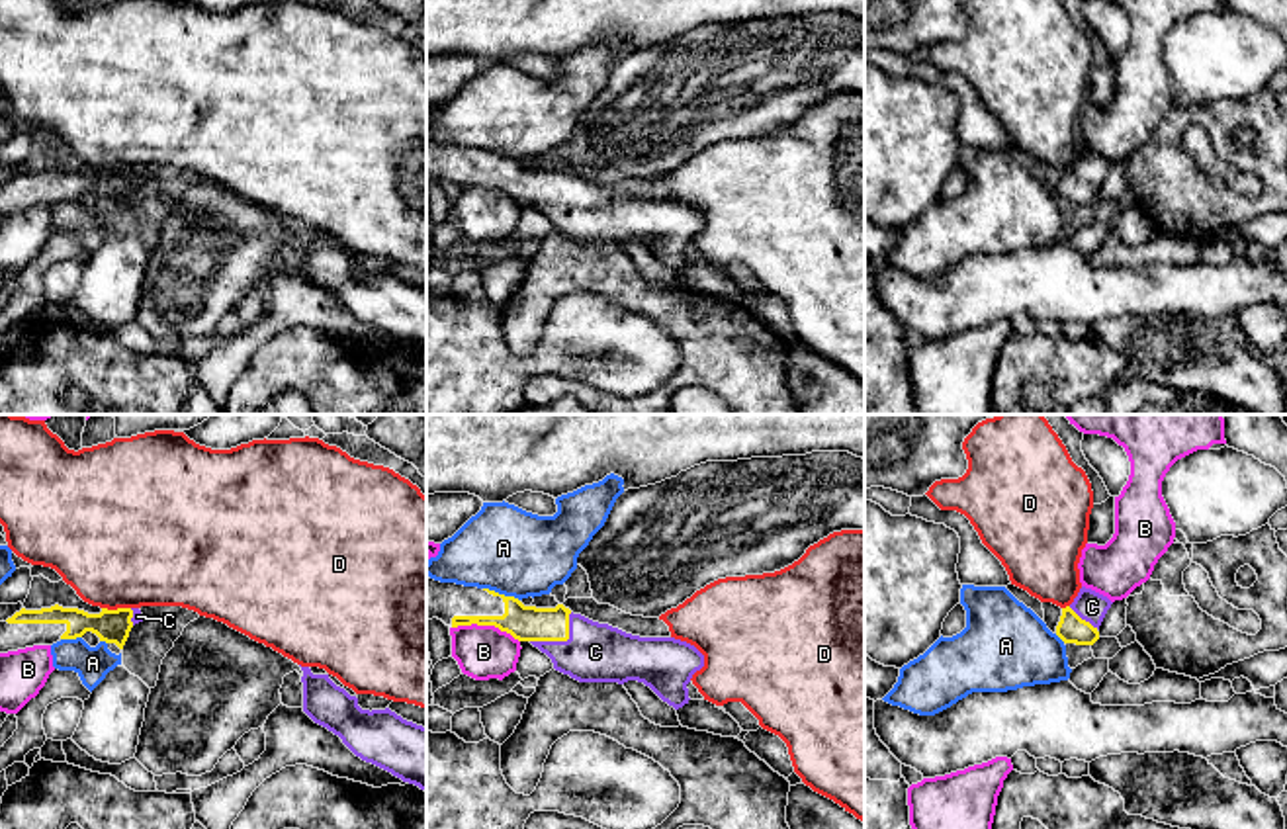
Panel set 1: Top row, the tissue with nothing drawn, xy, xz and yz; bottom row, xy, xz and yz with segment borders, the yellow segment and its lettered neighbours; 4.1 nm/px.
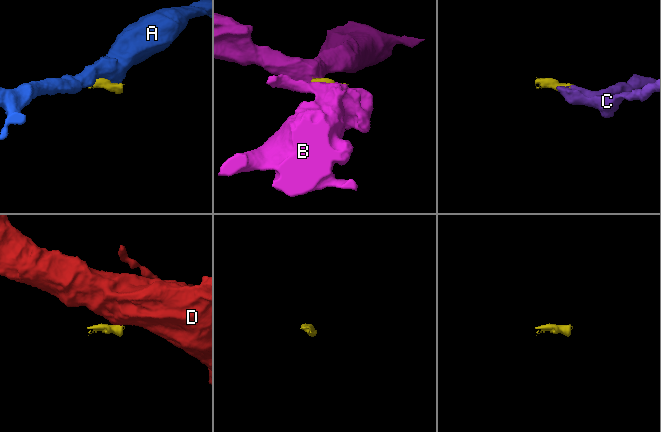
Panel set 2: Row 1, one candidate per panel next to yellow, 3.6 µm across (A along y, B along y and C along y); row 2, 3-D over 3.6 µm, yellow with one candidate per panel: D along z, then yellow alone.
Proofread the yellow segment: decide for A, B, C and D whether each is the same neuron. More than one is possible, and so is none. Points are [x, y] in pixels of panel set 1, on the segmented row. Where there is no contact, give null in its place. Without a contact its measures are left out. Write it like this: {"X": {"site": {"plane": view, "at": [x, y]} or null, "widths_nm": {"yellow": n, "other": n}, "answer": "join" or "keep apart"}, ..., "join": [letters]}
{"A": {"site": {"plane": "xz", "at": [501, 595]}, "widths_nm": {"yellow": 140, "other": 360}, "answer": "keep apart"}, "B": {"site": {"plane": "xz", "at": [486, 624]}, "widths_nm": {"yellow": 140, "other": 220}, "answer": "keep apart"}, "C": {"site": {"plane": "xz", "at": [562, 640]}, "widths_nm": {"yellow": 140, "other": 240}, "answer": "join"}, "D": {"site": {"plane": "xy", "at": [118, 609]}, "widths_nm": {"yellow": 140, "other": 500}, "answer": "keep apart"}, "join": ["C"]}

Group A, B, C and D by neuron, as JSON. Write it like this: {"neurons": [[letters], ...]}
{"neurons": [["A"], ["B"], ["C"], ["D"]]}

